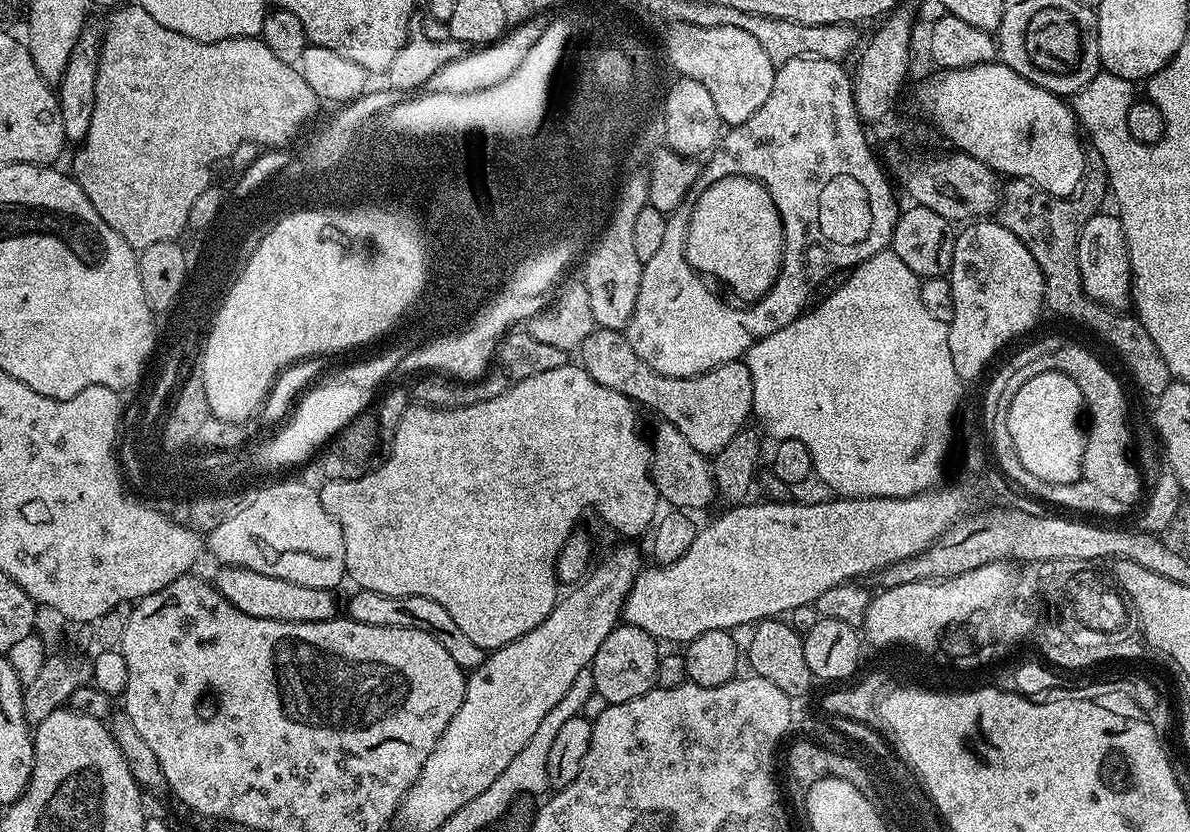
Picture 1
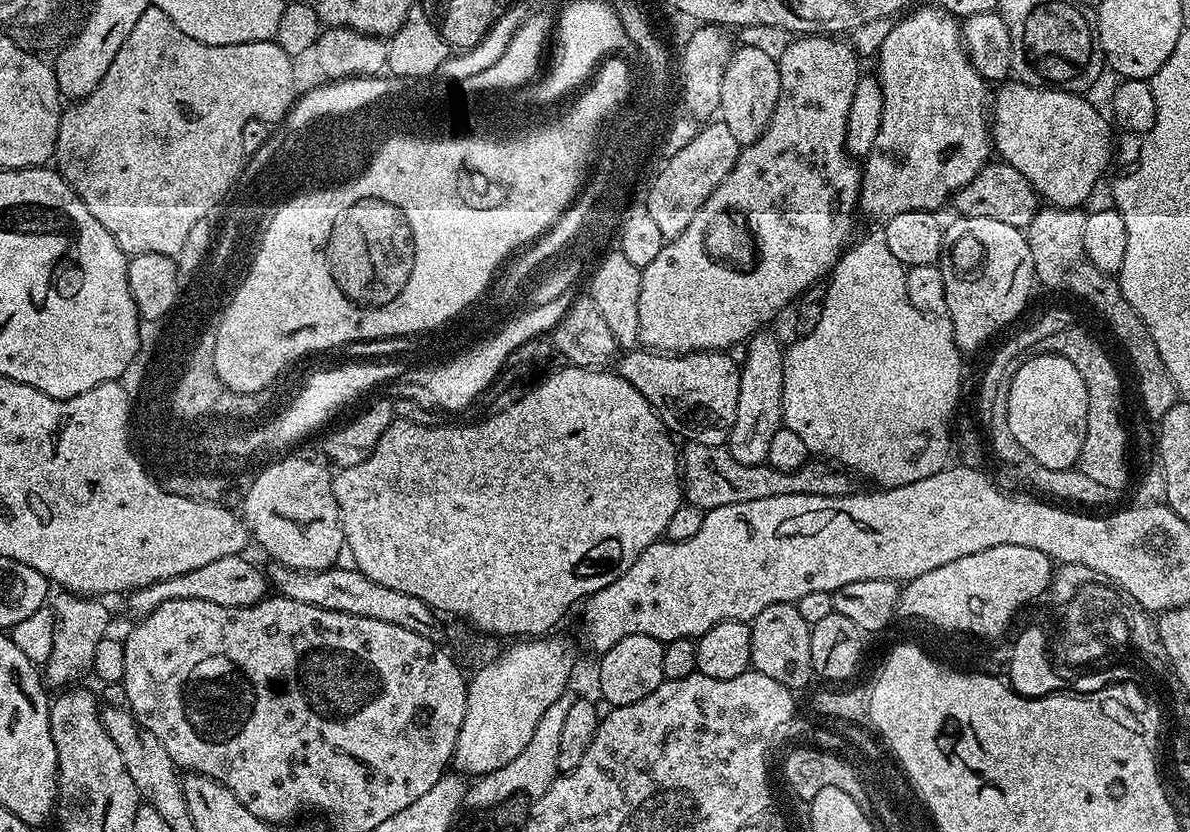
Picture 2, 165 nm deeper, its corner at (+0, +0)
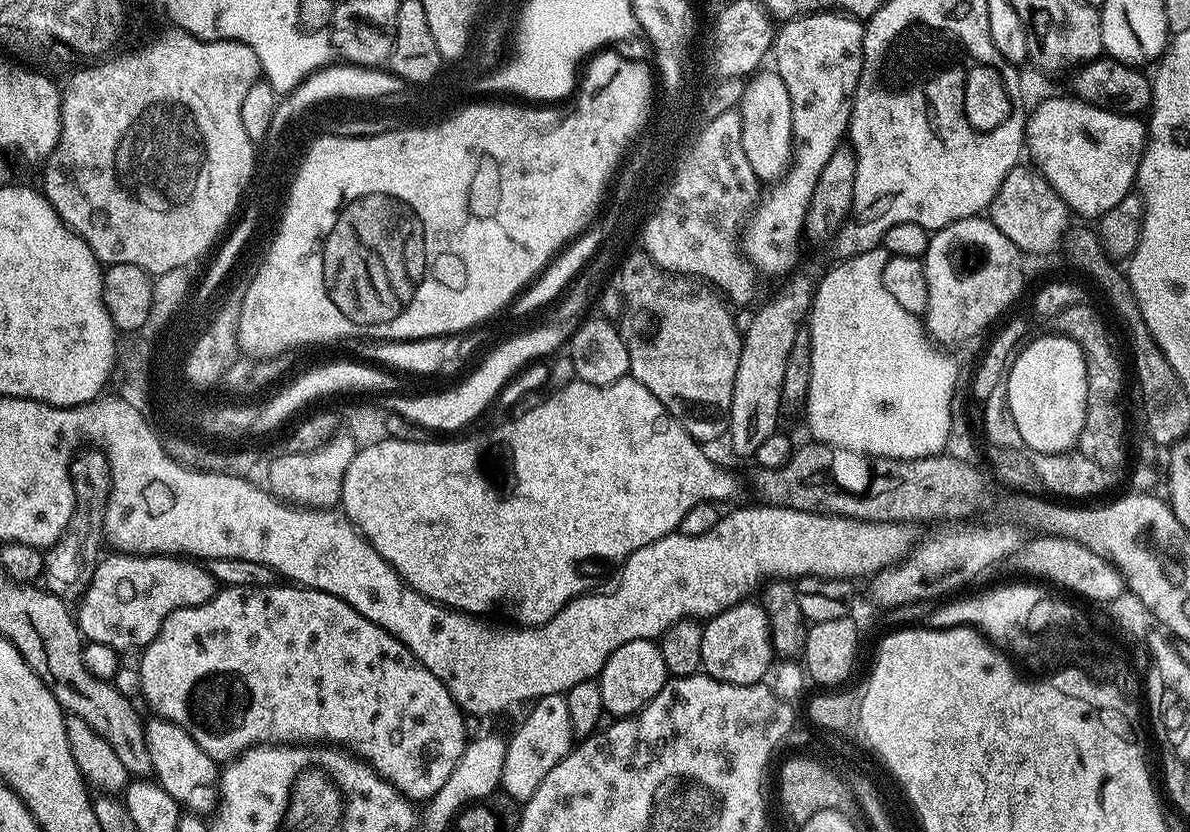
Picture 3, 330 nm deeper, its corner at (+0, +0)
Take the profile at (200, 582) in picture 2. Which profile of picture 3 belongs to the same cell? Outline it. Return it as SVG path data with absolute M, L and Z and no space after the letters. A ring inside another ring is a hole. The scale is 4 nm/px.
M105 555L96 565L94 578L78 604L78 623L85 641L102 642L102 646L110 646L115 652L127 654L131 648L147 648L164 619L174 614L174 610L205 604L218 591L211 572L195 559L111 555Z

